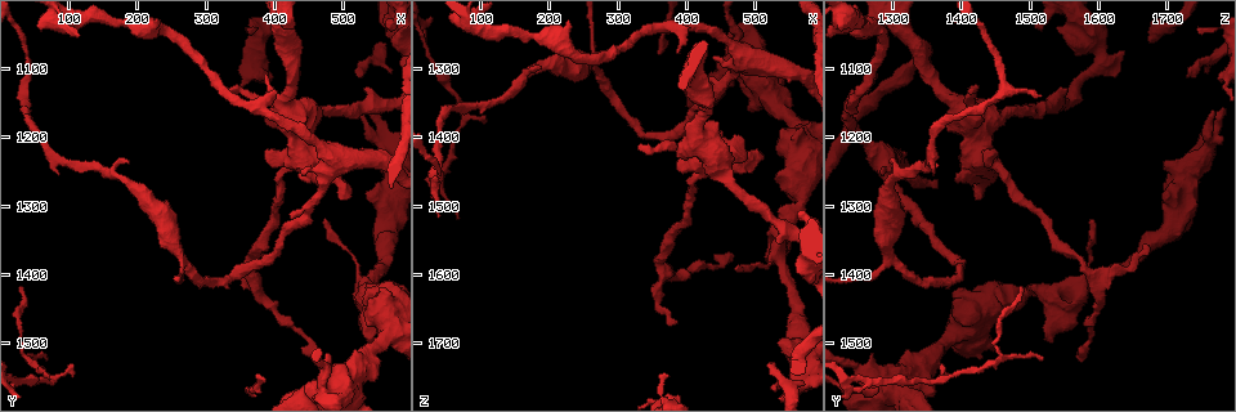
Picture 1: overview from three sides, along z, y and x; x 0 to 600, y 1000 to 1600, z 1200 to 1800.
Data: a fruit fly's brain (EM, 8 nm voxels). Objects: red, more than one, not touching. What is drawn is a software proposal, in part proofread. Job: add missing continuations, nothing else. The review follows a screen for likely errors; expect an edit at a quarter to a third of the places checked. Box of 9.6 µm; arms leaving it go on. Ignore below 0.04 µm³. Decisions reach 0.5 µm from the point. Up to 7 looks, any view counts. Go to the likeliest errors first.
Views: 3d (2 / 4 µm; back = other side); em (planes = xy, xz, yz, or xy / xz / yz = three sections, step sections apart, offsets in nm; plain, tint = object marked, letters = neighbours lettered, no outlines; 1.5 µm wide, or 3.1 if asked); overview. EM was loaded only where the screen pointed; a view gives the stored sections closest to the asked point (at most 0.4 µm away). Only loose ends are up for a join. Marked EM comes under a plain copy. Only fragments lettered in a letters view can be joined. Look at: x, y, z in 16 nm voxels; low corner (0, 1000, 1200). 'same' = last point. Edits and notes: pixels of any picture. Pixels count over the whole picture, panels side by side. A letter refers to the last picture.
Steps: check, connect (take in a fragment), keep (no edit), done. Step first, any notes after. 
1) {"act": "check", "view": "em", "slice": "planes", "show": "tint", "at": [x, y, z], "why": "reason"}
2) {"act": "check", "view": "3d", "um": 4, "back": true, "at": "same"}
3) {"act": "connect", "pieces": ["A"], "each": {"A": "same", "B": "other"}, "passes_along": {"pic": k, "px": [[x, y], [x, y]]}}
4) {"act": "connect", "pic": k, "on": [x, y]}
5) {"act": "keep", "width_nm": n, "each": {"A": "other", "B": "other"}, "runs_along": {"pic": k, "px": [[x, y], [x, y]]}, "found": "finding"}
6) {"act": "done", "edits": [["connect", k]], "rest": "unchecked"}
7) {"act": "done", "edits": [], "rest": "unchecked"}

{"act": "check", "view": "em", "slice": "xy", "step": 8, "show": "tint", "at": [65, 1520, 1515], "why": "branch stops here"}

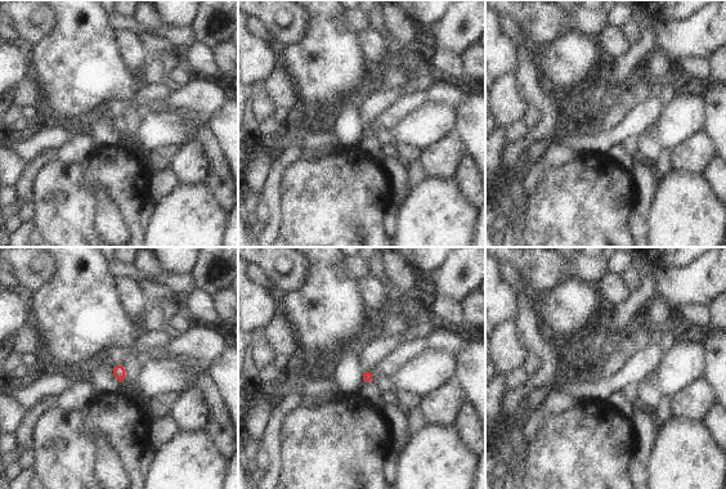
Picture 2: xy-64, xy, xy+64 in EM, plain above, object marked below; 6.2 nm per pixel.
{"act": "check", "view": "em", "slice": "planes", "show": "tint", "at": "same"}

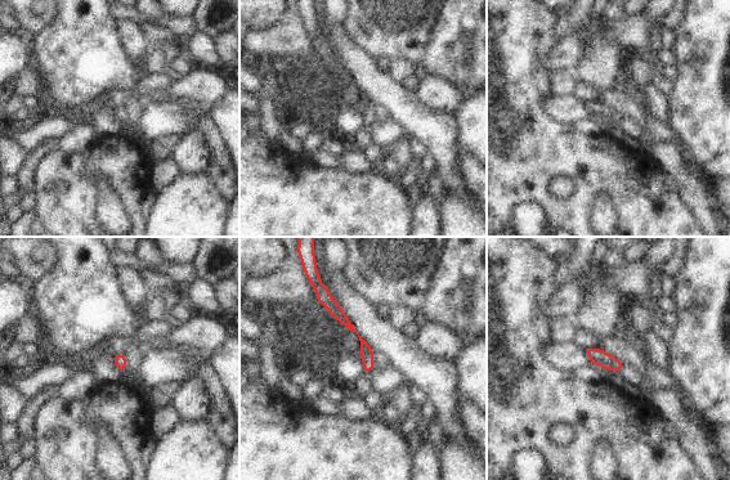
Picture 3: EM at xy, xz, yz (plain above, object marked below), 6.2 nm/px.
{"act": "check", "view": "em", "slice": "planes", "show": "letters", "at": "same"}

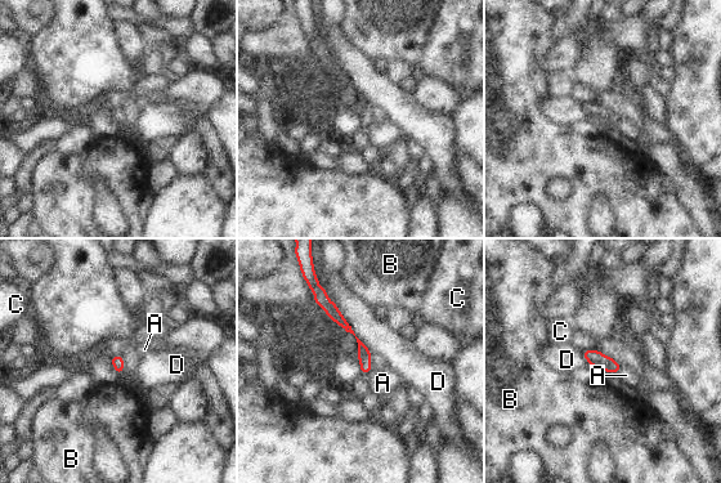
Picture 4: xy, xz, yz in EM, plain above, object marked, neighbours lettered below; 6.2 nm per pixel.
{"act": "keep", "width_nm": 80, "each": {"A": "other", "B": "other", "C": "other", "D": "other"}, "border": {"pic": 4, "px": [[335, 303], [354, 335], [371, 352]]}, "found": "no lettered fragment goes on from it"}

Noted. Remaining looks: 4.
{"act": "check", "view": "3d", "um": 4, "at": [385, 1105, 1275], "why": "an open end"}

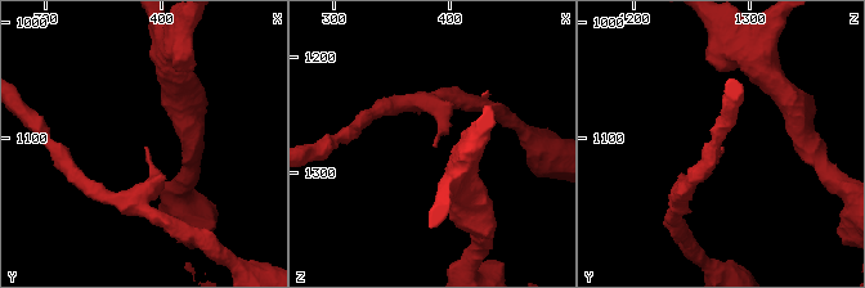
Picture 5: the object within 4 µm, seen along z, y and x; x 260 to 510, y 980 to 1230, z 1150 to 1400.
{"act": "check", "view": "em", "slice": "xz", "step": 8, "show": "tint", "at": [384, 1106, 1278], "why": "shape alone is not enough"}

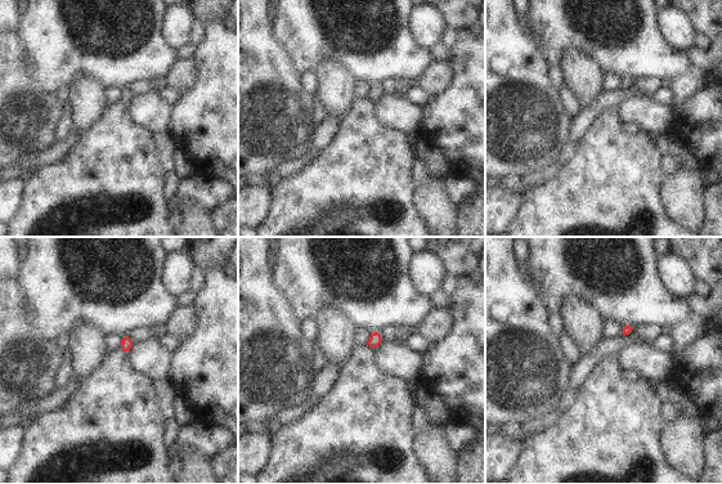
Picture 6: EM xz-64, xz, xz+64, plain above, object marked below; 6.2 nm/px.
{"act": "check", "view": "em", "slice": "xz", "step": 8, "show": "letters", "at": "same", "why": "see the neighbours"}

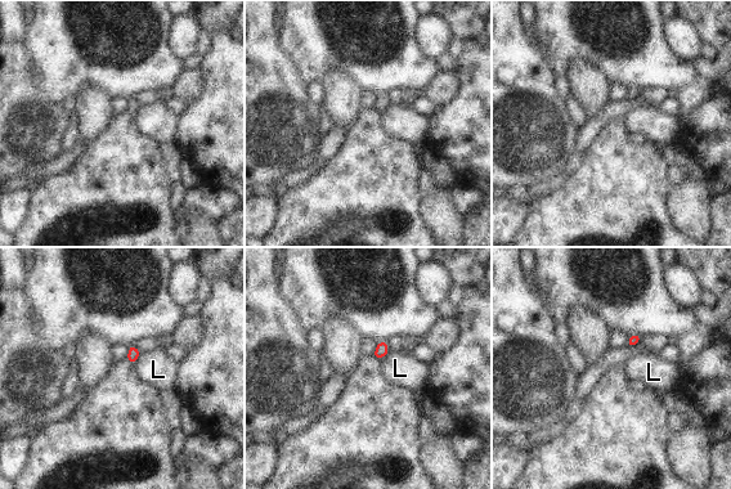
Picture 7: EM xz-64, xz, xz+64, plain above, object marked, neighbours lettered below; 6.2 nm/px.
{"act": "keep", "longest_contact_nm": ["L", 90], "each": {"L": "other"}, "found": "none of them fits"}

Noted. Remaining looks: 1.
{"act": "done", "edits": [], "rest": "unchecked"}

